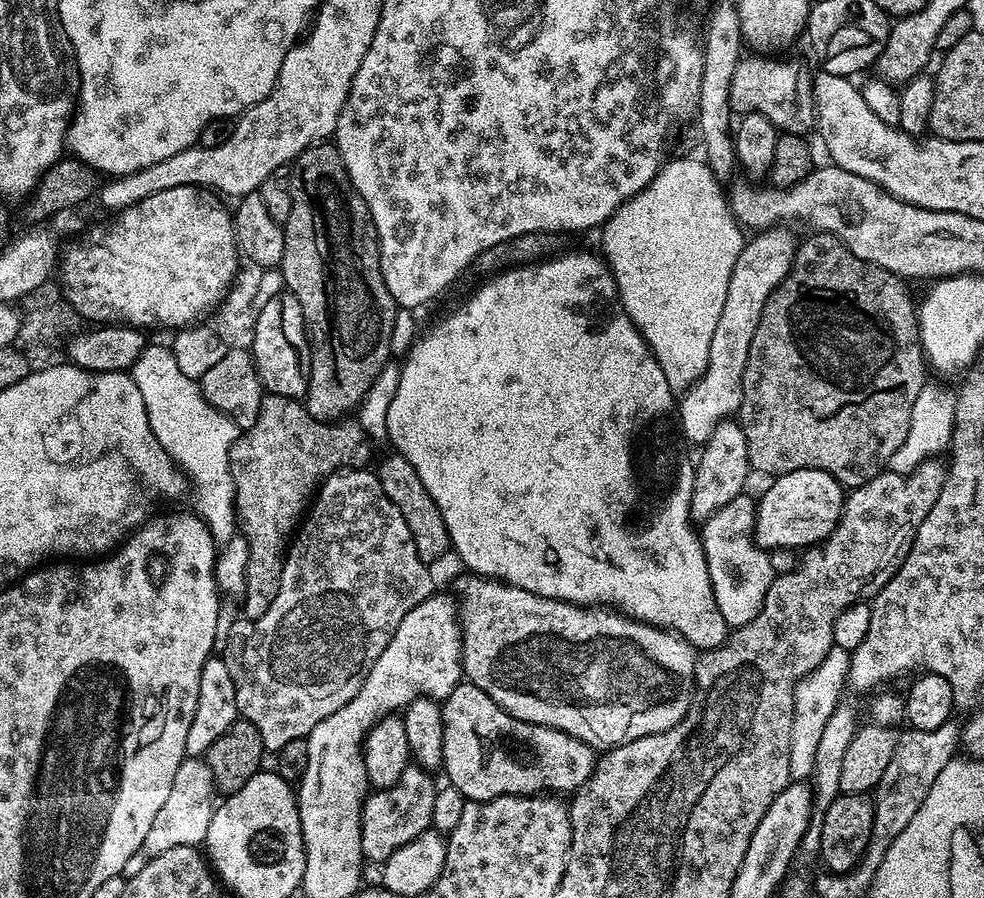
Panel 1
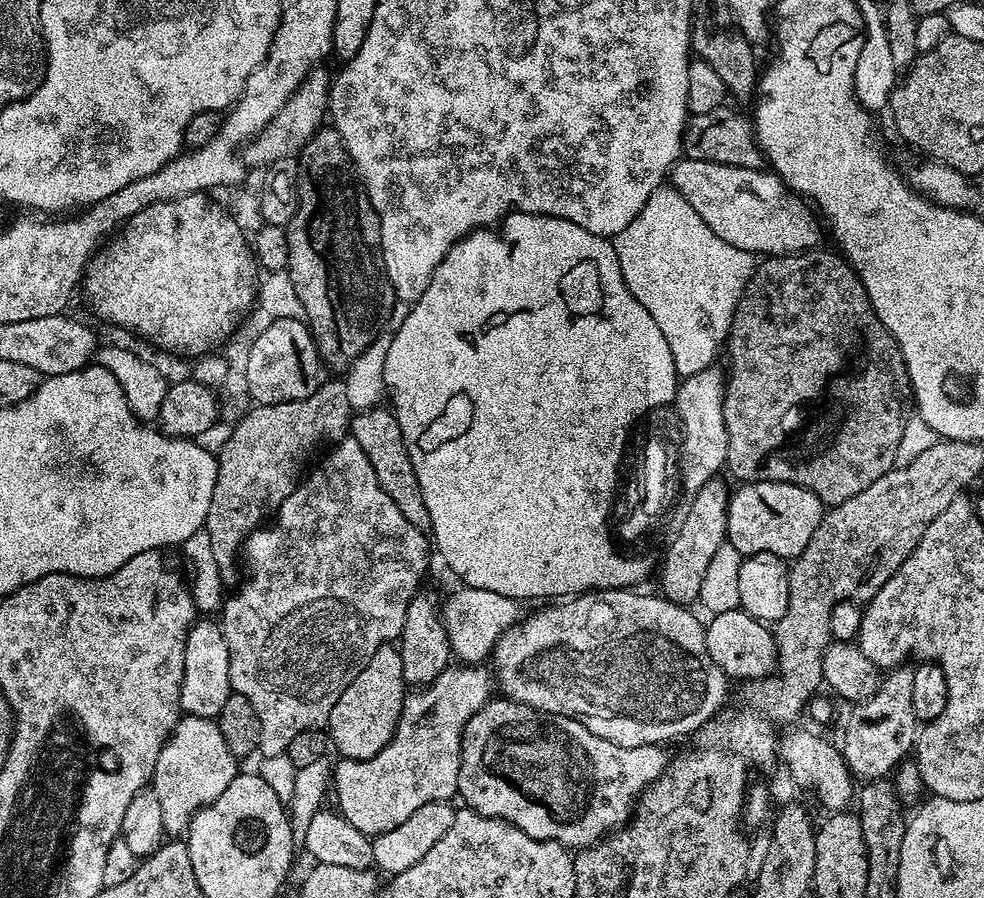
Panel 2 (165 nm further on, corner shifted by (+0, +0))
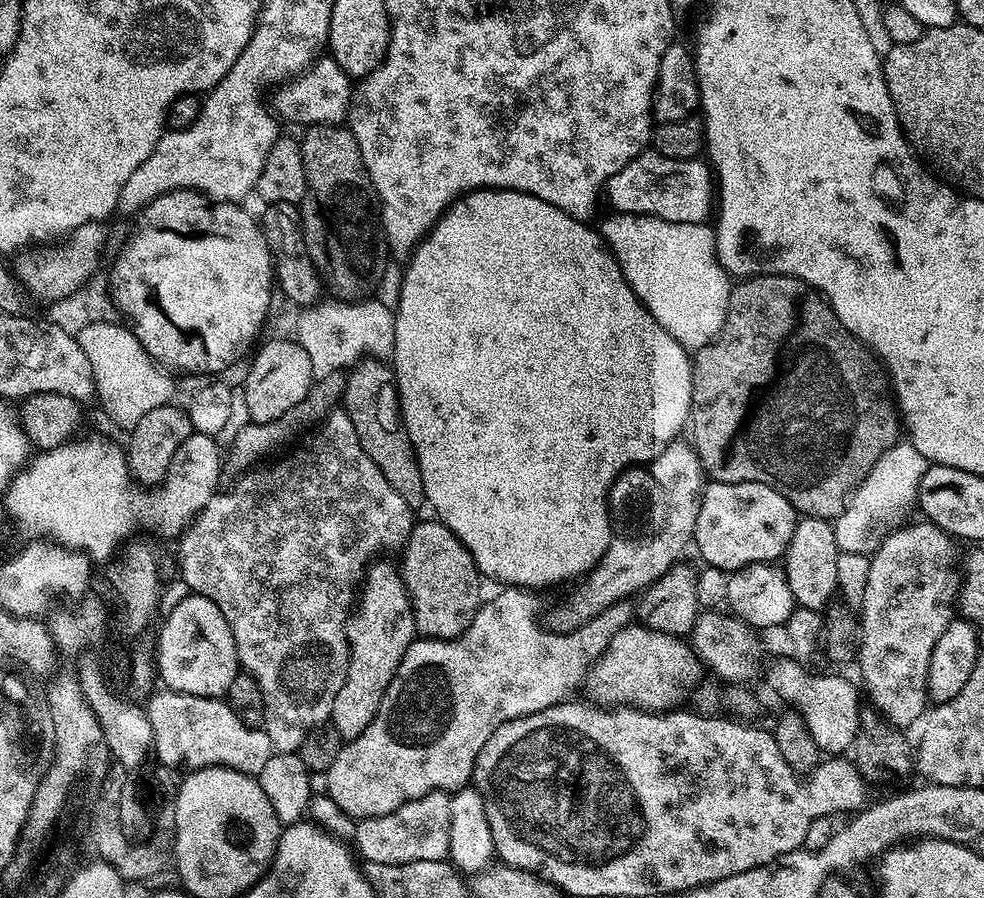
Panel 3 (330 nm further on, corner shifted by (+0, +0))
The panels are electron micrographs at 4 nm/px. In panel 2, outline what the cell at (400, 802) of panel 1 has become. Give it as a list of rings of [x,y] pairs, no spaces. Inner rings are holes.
[[[449,666],[430,683],[409,691],[404,697],[404,705],[396,723],[392,740],[374,758],[365,760],[341,759],[334,768],[334,792],[338,812],[346,822],[360,830],[362,834],[375,838],[402,826],[406,818],[413,816],[422,806],[437,802],[448,802],[457,795],[458,770],[460,769],[460,743],[466,722],[482,706],[493,699],[494,676],[484,666]]]

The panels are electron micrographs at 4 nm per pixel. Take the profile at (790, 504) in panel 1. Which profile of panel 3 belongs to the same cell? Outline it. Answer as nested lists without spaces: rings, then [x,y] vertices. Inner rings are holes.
[[[708,482],[700,495],[694,548],[700,551],[707,567],[721,568],[729,574],[748,564],[776,562],[783,557],[786,546],[790,546],[797,519],[794,505],[762,482]]]

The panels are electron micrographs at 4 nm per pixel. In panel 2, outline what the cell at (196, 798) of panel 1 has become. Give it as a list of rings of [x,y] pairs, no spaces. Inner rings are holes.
[[[185,715],[176,721],[176,729],[172,731],[172,735],[158,754],[156,769],[152,771],[150,781],[151,791],[156,794],[162,808],[162,826],[169,837],[176,838],[187,833],[188,824],[196,815],[196,811],[214,803],[218,794],[222,794],[222,790],[226,790],[226,786],[234,782],[234,778],[238,775],[236,764],[238,757],[230,750],[230,746],[226,746],[220,725],[215,719],[207,720],[201,716]]]

